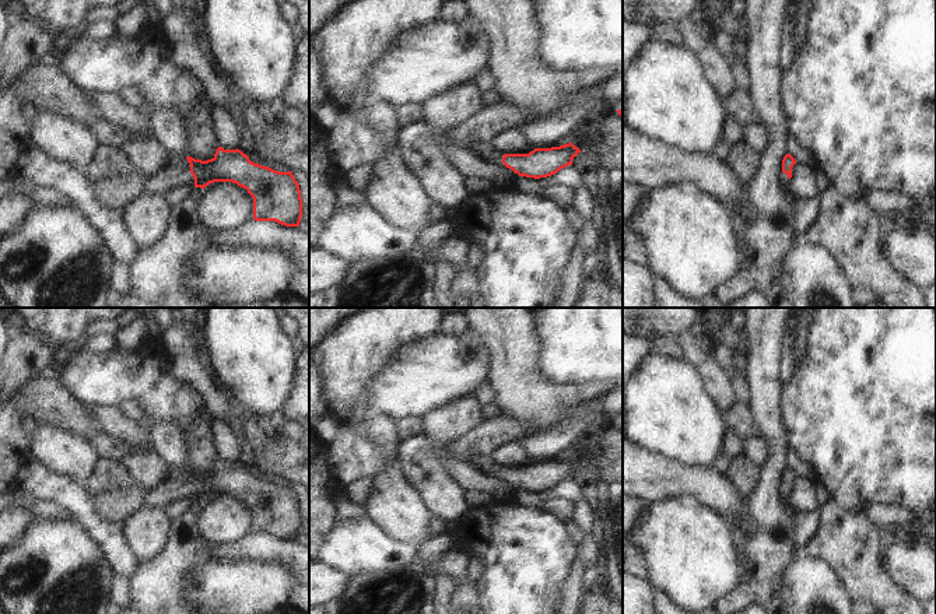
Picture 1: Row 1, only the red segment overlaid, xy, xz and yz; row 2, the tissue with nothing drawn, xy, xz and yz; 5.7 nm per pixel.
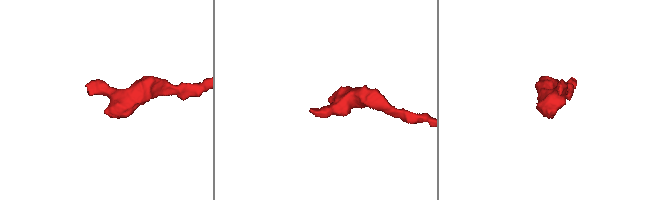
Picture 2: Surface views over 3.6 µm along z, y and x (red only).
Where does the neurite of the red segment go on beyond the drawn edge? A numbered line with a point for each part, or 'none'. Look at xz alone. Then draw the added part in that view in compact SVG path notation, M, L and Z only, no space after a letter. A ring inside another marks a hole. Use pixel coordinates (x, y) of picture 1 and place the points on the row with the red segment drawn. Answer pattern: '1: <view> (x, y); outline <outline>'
1: xz (486, 150); outline M477 141L471 145L471 150L494 164L504 165L502 164L504 152L494 147L491 143Z

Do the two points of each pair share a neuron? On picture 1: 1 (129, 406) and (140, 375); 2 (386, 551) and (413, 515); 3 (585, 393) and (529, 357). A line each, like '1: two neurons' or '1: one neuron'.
1: two neurons
2: two neurons
3: one neuron

